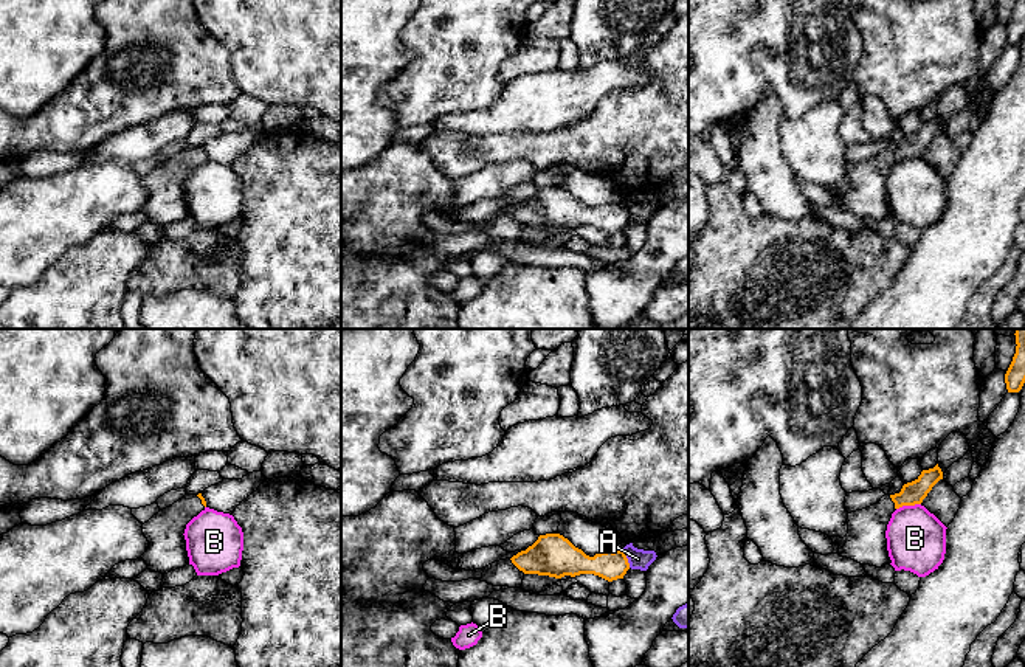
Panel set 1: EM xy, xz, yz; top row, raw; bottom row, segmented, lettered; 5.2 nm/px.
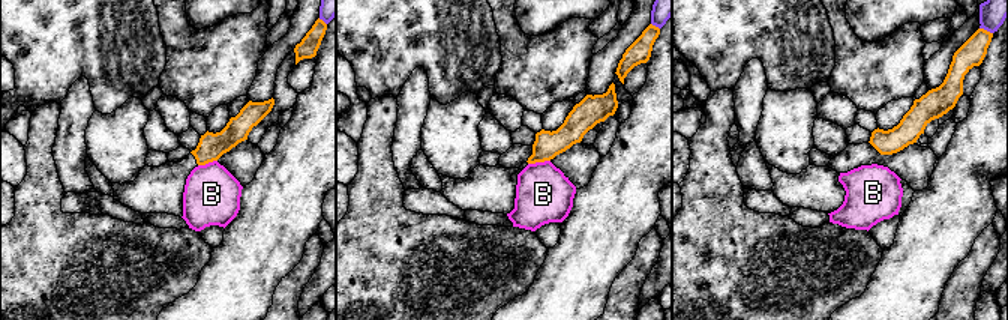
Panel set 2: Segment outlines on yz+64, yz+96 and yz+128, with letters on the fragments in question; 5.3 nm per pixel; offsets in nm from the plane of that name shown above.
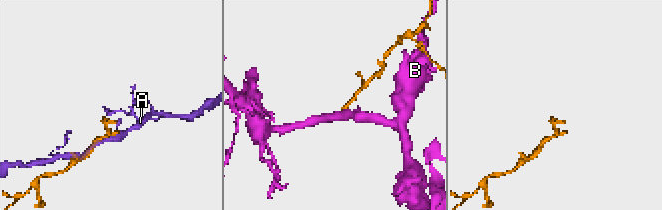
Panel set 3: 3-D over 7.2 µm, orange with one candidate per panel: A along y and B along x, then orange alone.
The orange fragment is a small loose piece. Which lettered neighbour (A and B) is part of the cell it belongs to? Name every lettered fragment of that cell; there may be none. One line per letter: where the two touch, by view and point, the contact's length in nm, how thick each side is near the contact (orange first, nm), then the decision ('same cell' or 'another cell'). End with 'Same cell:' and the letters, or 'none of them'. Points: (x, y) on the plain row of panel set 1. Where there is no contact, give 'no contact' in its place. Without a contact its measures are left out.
A: xz (627, 211) | 100 nm | 150/110 nm | another cell
B: yz (907, 157) | 130 nm | 120/300 nm | another cell
Same cell: none of them

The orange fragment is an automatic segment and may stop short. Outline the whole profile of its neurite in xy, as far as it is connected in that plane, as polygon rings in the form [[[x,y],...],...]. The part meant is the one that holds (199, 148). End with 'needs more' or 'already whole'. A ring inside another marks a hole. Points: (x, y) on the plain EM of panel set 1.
[[[202,146],[185,147],[143,177],[149,199],[140,211],[146,214],[147,222],[167,226],[189,217],[183,186],[186,177],[205,160],[206,154]]] | needs more

